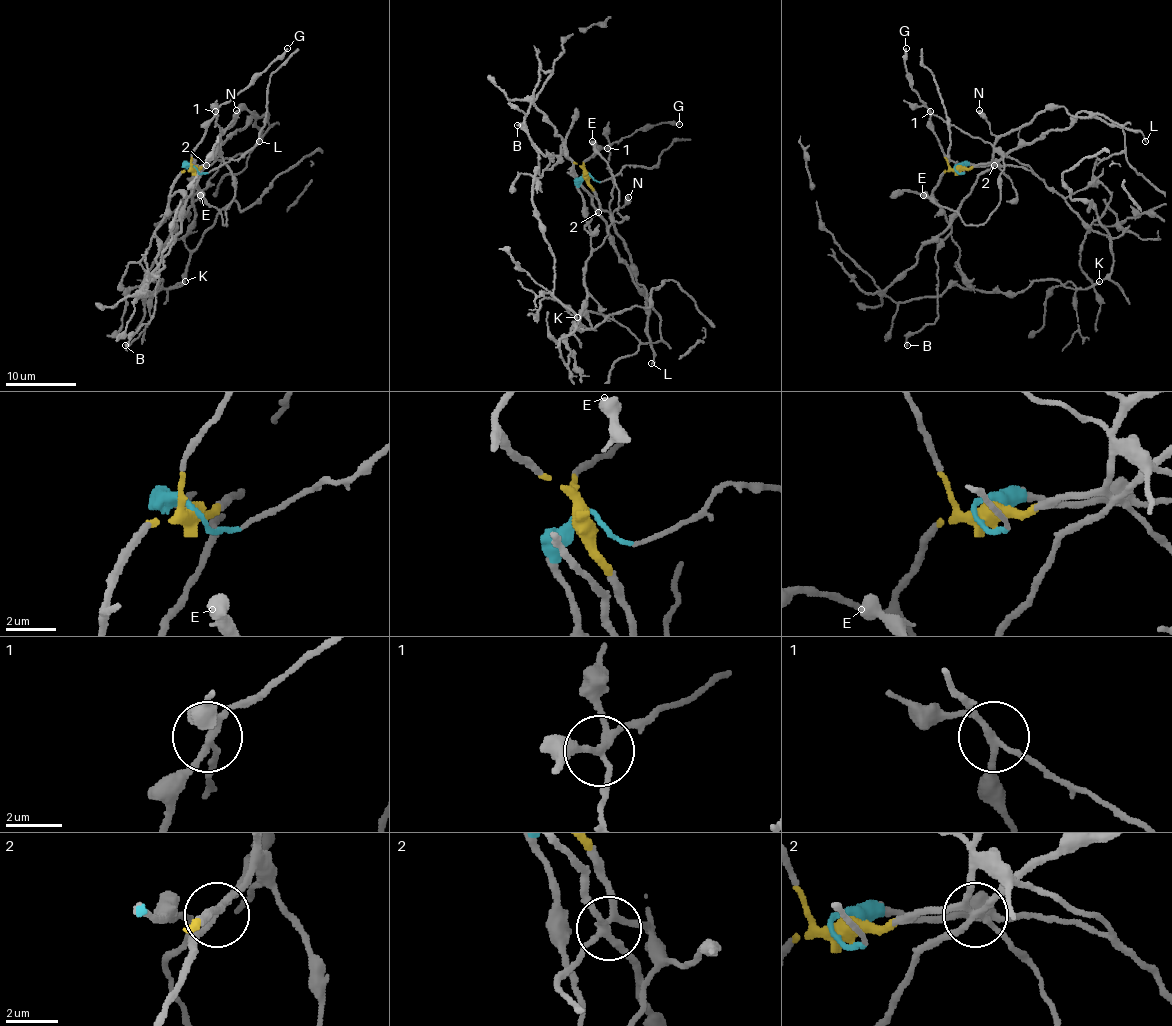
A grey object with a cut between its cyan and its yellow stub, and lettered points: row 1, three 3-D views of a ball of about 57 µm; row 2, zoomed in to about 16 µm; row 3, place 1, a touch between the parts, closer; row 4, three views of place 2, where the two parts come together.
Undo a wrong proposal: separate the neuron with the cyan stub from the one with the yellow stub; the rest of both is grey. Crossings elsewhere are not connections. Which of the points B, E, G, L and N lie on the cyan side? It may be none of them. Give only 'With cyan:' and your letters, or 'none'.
With cyan: E, L

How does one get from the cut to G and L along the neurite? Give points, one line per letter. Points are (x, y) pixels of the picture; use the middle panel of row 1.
G: (586, 174), (584, 163), (598, 149), (607, 149), (639, 129), (662, 122), (678, 124)
L: (586, 172), (579, 193), (593, 248), (602, 243), (607, 225), (618, 257), (645, 300), (652, 364)

